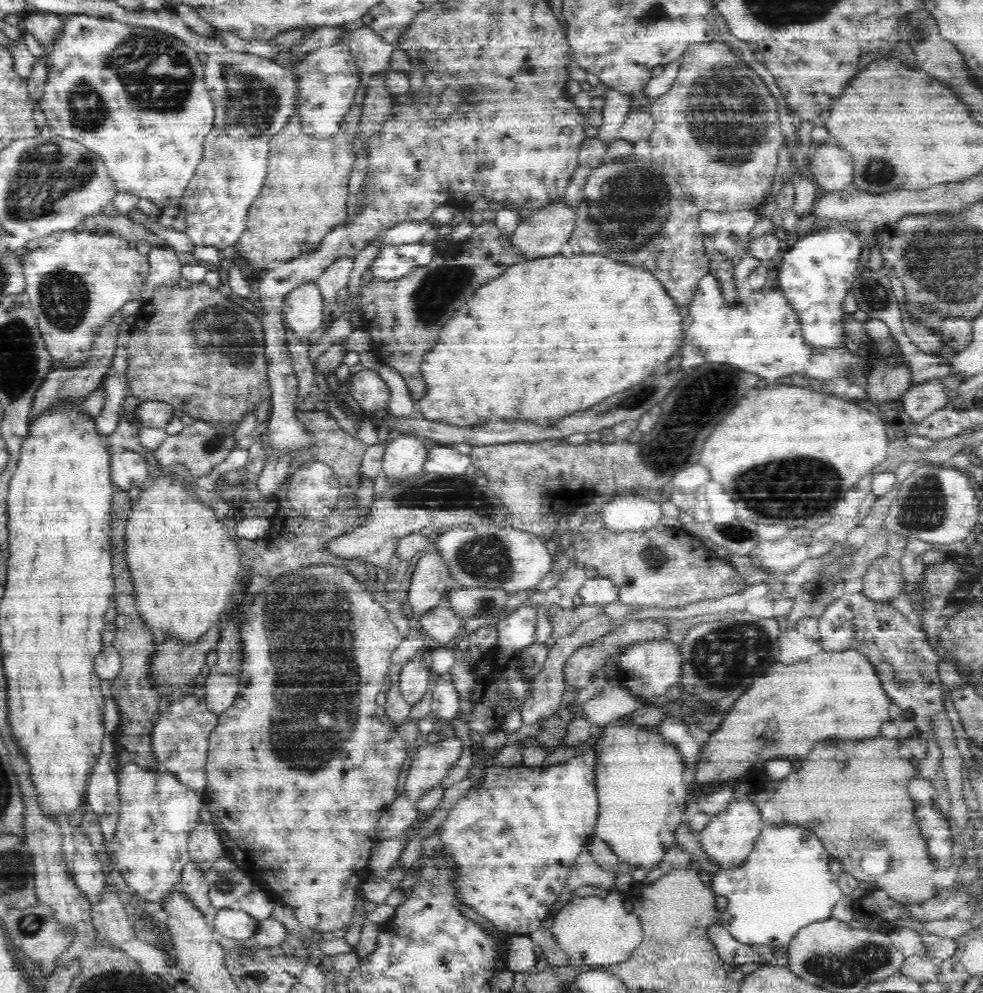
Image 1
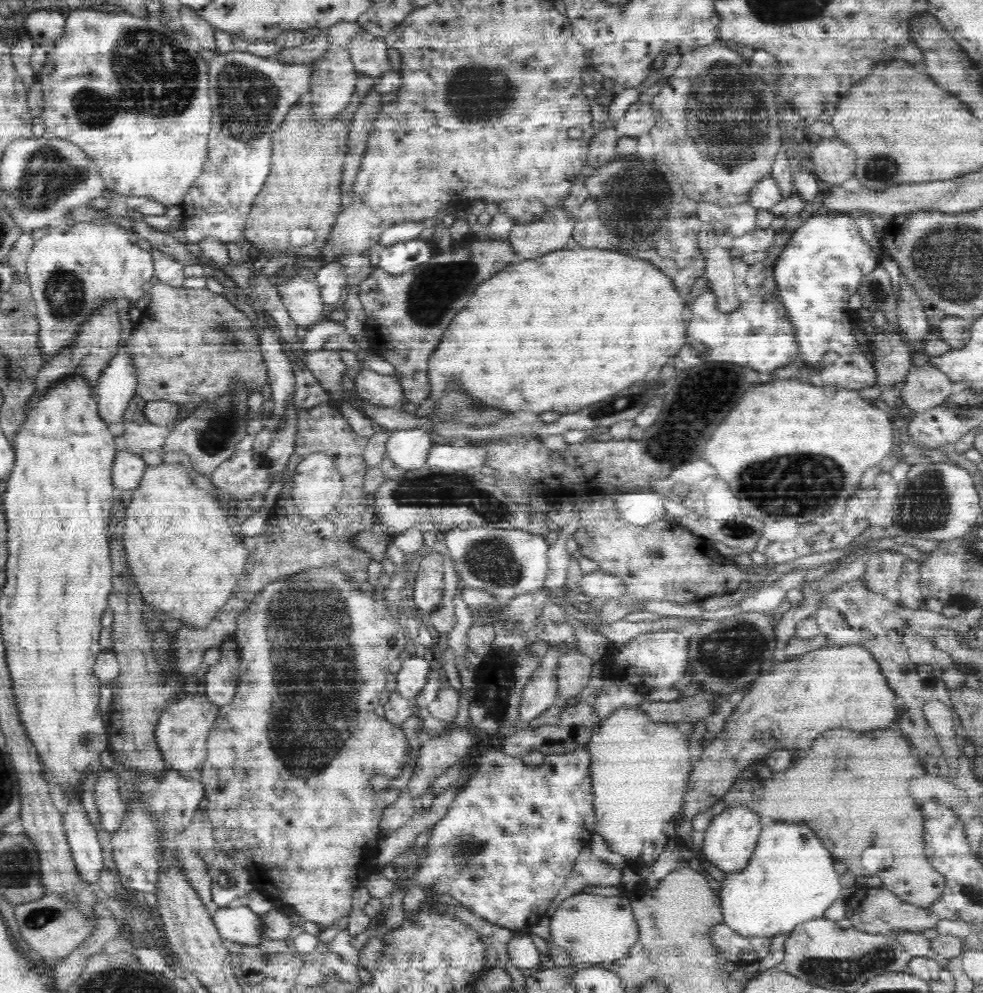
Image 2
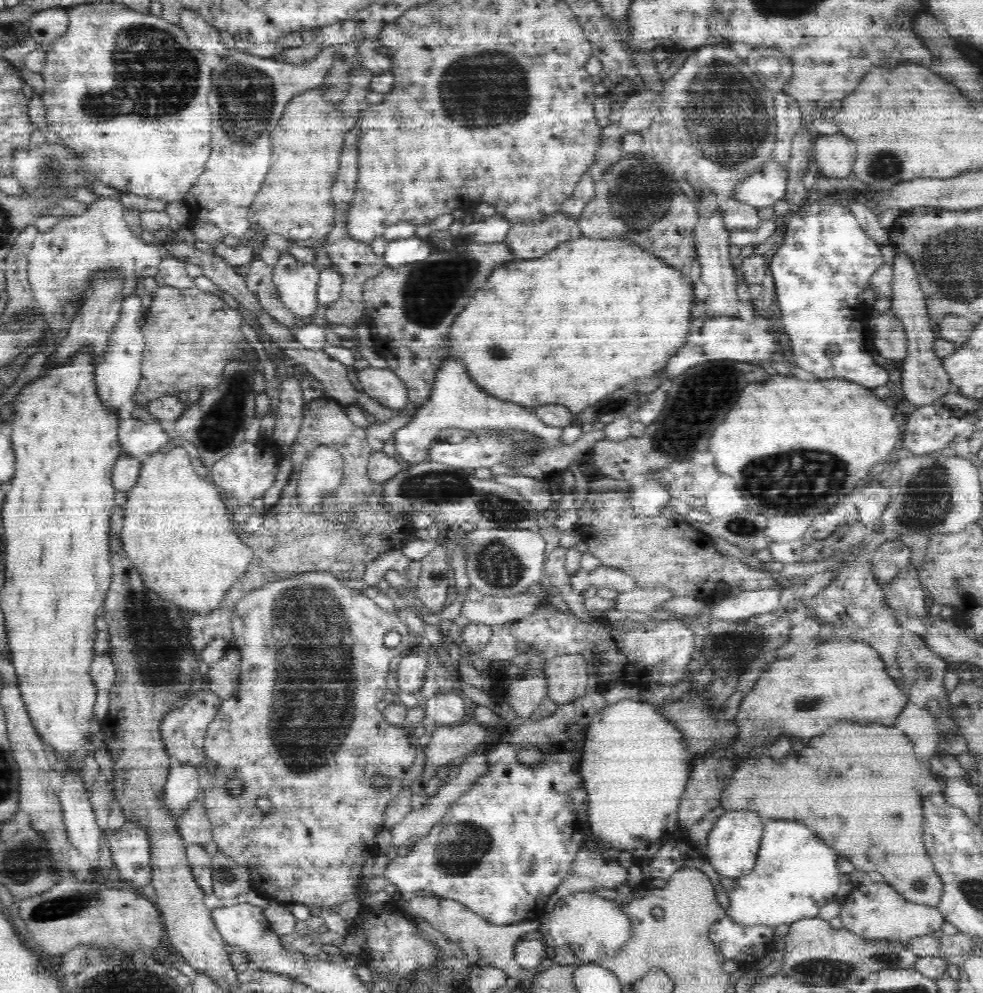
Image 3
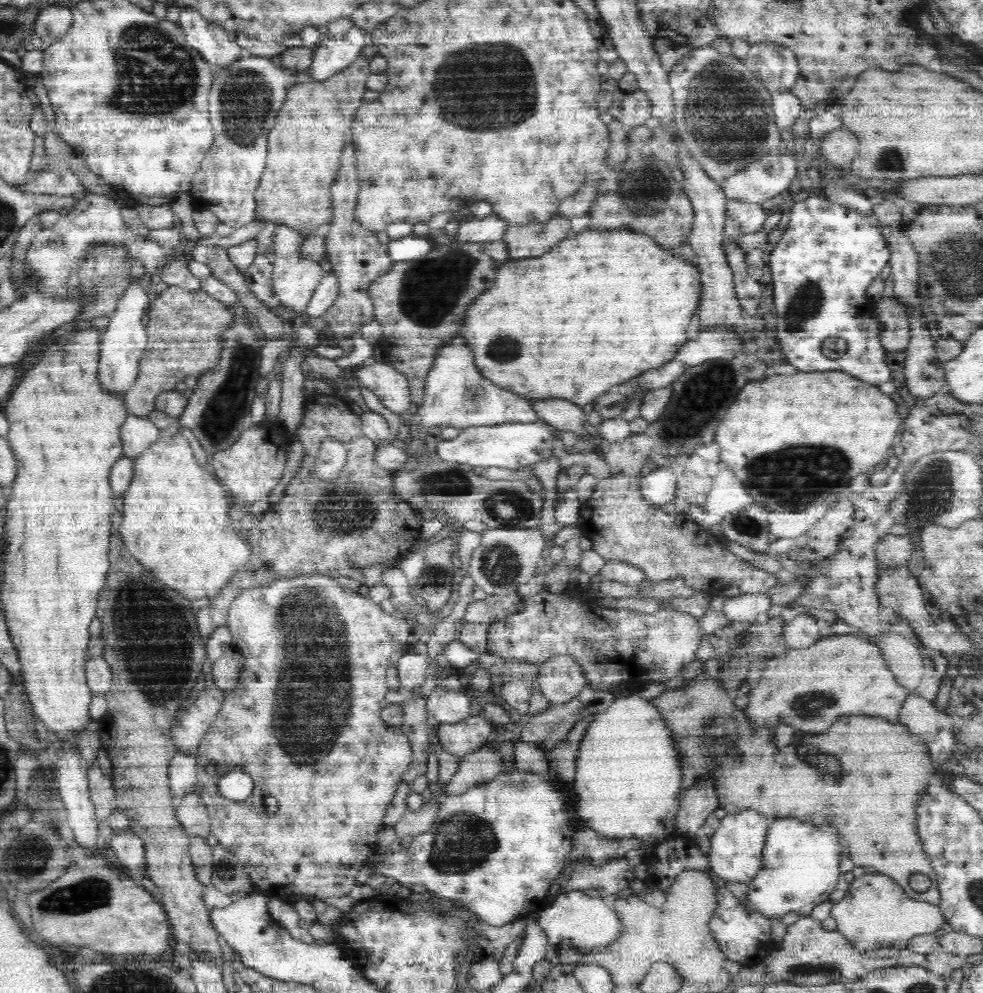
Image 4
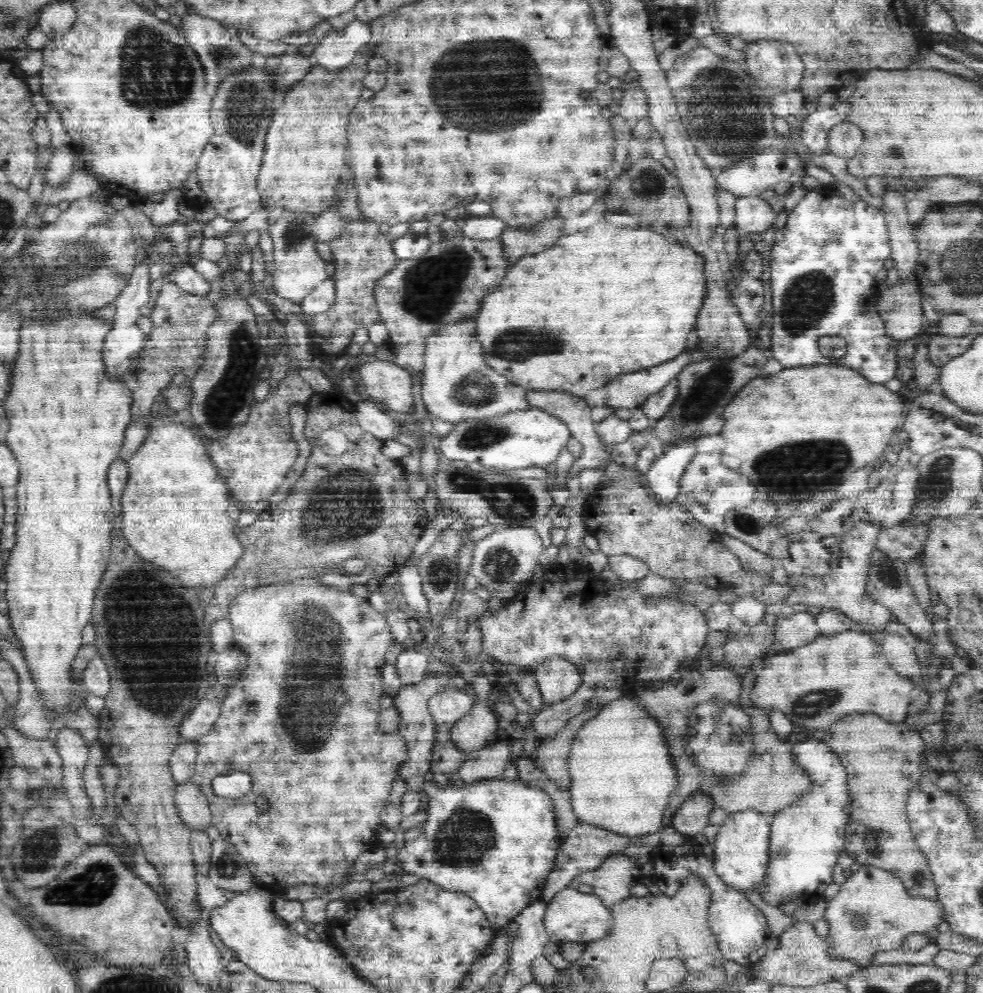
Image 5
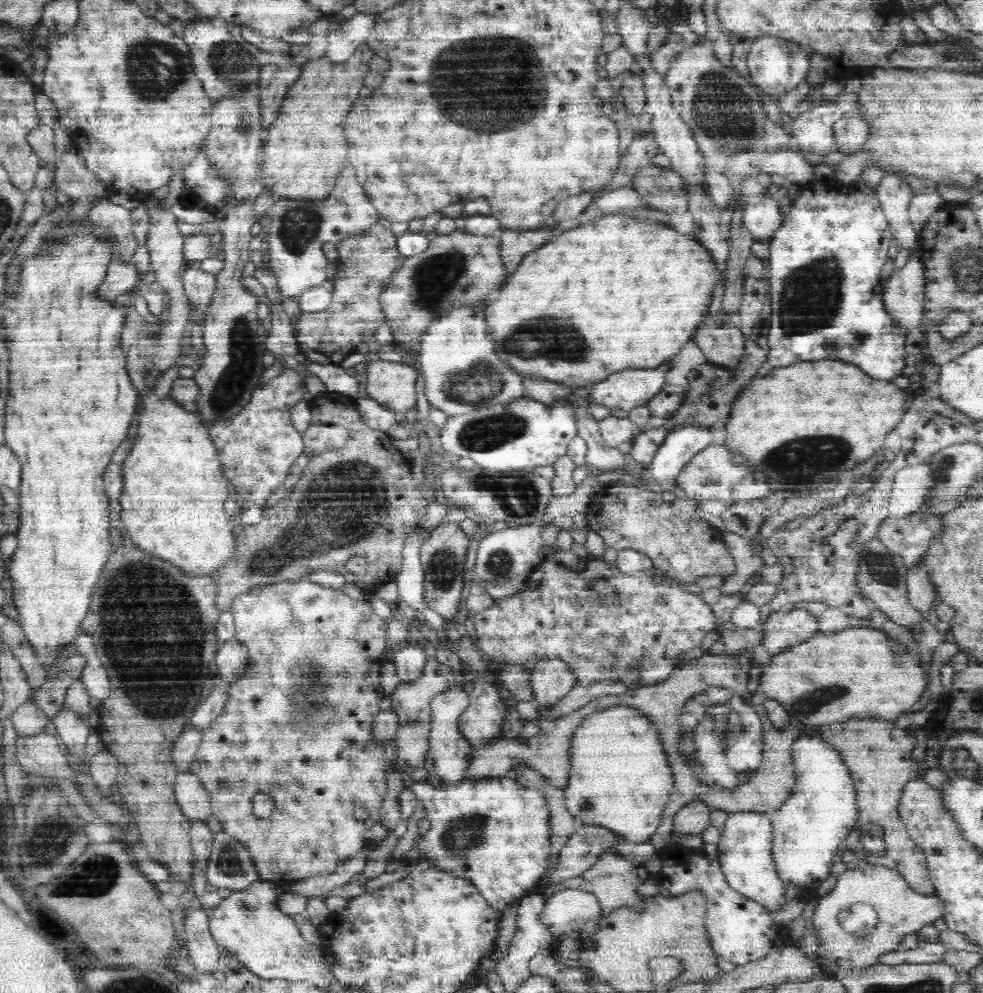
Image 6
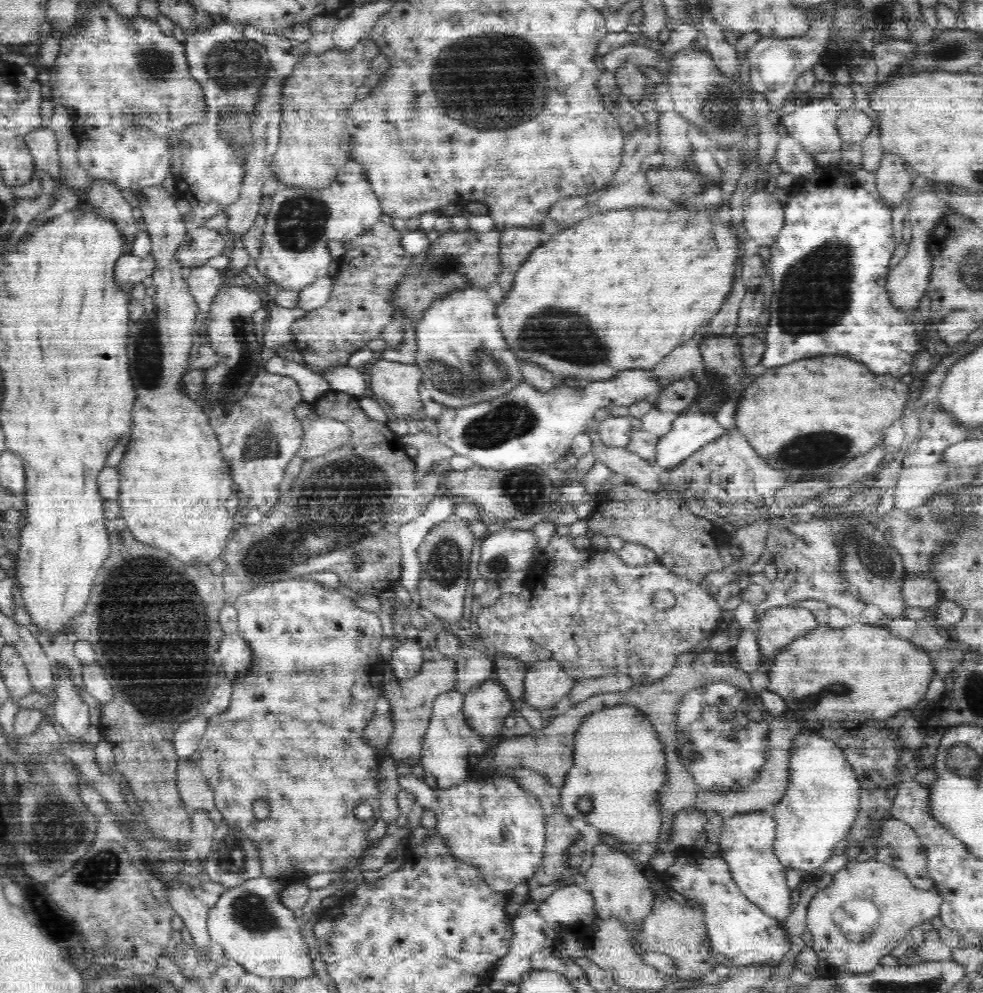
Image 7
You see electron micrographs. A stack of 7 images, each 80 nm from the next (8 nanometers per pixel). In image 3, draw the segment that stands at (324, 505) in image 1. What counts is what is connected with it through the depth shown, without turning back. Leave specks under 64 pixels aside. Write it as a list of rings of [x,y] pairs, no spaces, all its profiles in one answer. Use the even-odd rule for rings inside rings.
[[[322,444],[308,457],[299,476],[299,503],[304,510],[320,504],[326,490],[336,488],[343,477],[344,457],[329,444]]]

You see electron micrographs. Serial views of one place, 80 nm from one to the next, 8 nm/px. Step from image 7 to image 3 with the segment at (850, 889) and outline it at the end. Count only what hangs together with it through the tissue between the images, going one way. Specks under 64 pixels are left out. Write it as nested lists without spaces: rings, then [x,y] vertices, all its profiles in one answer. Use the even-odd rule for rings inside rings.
[[[864,880],[846,896],[844,904],[840,904],[838,916],[842,921],[842,928],[846,931],[858,936],[866,941],[886,941],[891,945],[902,945],[907,947],[908,941],[915,936],[931,934],[939,930],[945,920],[942,912],[937,906],[928,906],[926,904],[918,904],[910,900],[906,900],[891,884],[885,882],[871,882]]]

